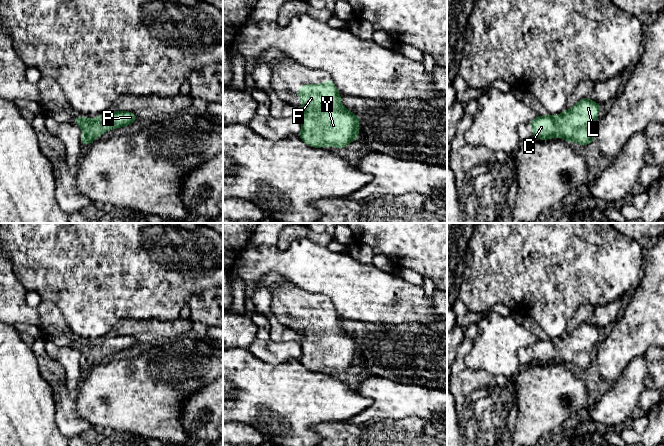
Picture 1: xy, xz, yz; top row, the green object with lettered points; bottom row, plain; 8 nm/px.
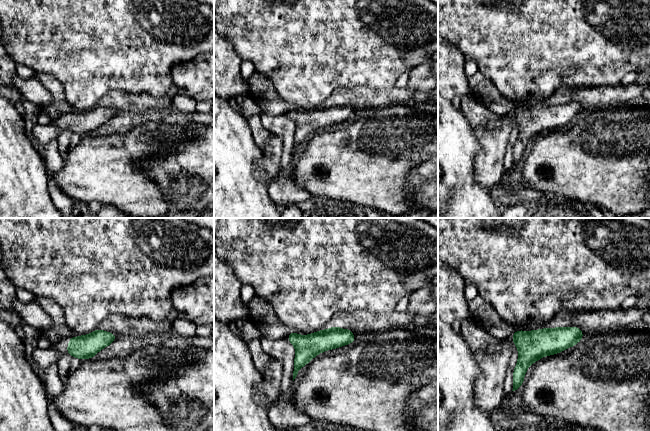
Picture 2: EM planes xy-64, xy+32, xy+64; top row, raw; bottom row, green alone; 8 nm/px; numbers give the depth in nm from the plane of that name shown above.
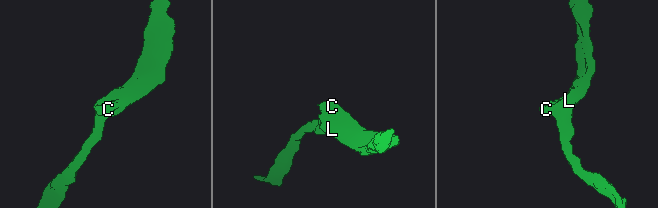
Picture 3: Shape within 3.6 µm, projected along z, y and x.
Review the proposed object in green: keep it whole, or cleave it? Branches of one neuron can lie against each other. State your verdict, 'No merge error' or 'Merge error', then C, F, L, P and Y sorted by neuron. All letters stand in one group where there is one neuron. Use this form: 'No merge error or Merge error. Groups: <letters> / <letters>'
No merge error. Groups: C F L P Y

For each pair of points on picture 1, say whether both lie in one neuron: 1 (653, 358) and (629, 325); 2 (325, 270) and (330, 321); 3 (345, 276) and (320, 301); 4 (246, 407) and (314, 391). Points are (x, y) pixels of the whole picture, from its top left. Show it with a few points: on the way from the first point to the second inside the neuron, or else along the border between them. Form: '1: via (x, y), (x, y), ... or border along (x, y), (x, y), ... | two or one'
1: border along (653, 345), (643, 355) | two
2: border along (306, 290), (312, 293), (323, 294), (339, 317) | two
3: border along (302, 290), (323, 294), (330, 302) | two
4: via (263, 399), (297, 399) | one

